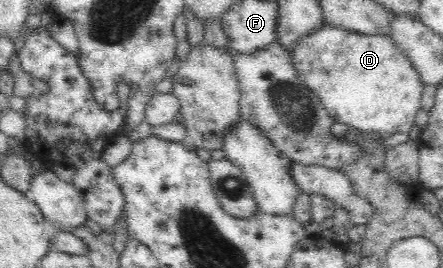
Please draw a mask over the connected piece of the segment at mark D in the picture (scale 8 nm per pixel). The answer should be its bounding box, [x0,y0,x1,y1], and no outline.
[290,25,425,136]

